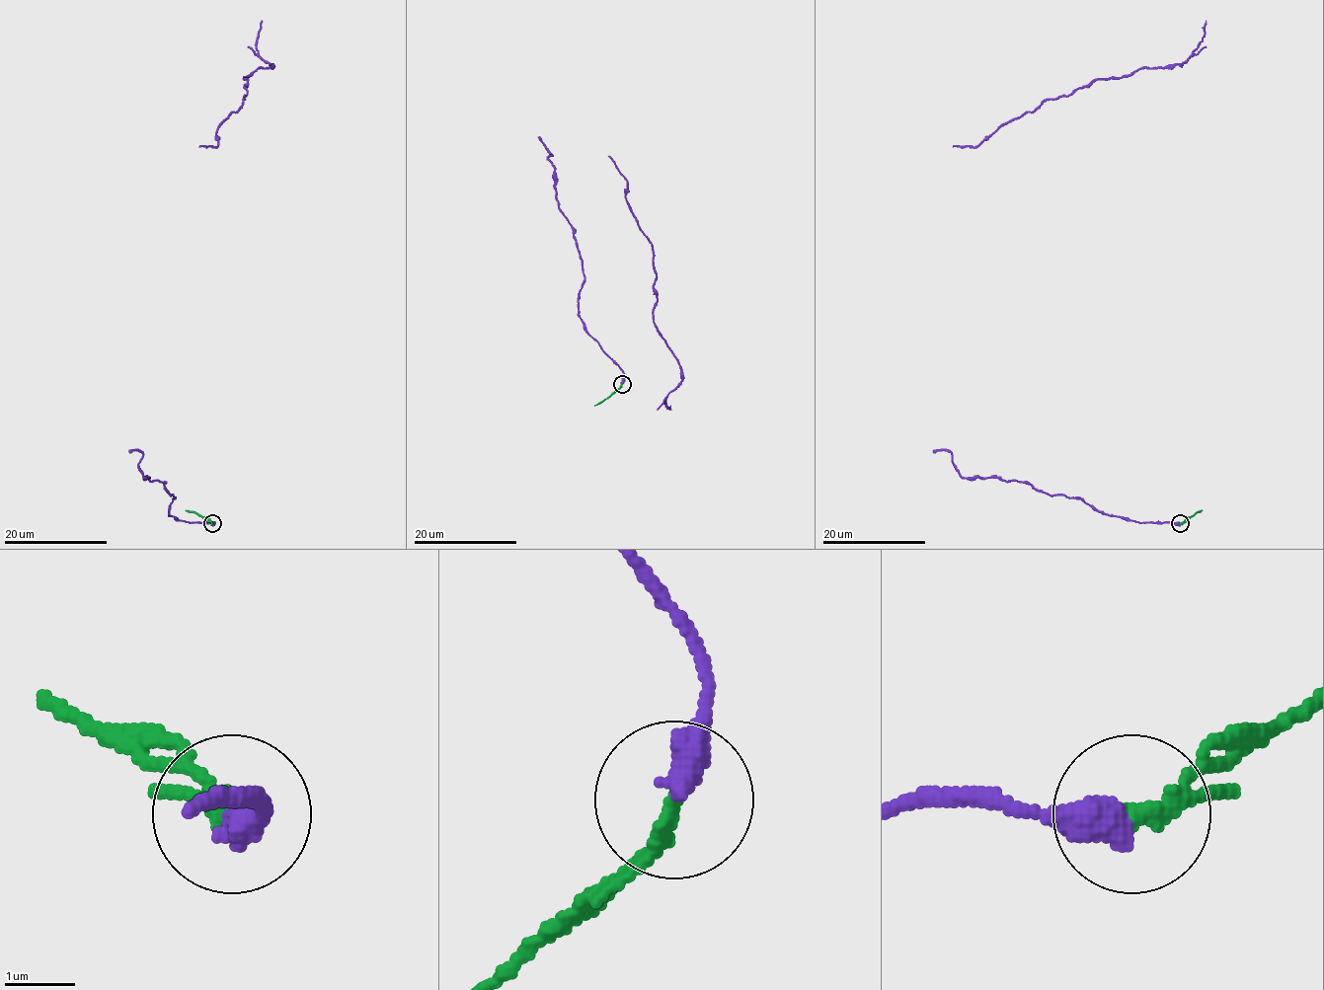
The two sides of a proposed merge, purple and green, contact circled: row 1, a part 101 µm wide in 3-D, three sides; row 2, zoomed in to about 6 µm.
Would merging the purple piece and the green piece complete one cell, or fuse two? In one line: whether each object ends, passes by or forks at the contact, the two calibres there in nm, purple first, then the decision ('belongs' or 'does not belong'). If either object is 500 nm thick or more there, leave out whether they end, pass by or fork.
purple ends there; green ends there; 460 nm thick on the purple side, 260 nm on the other; does not belong

